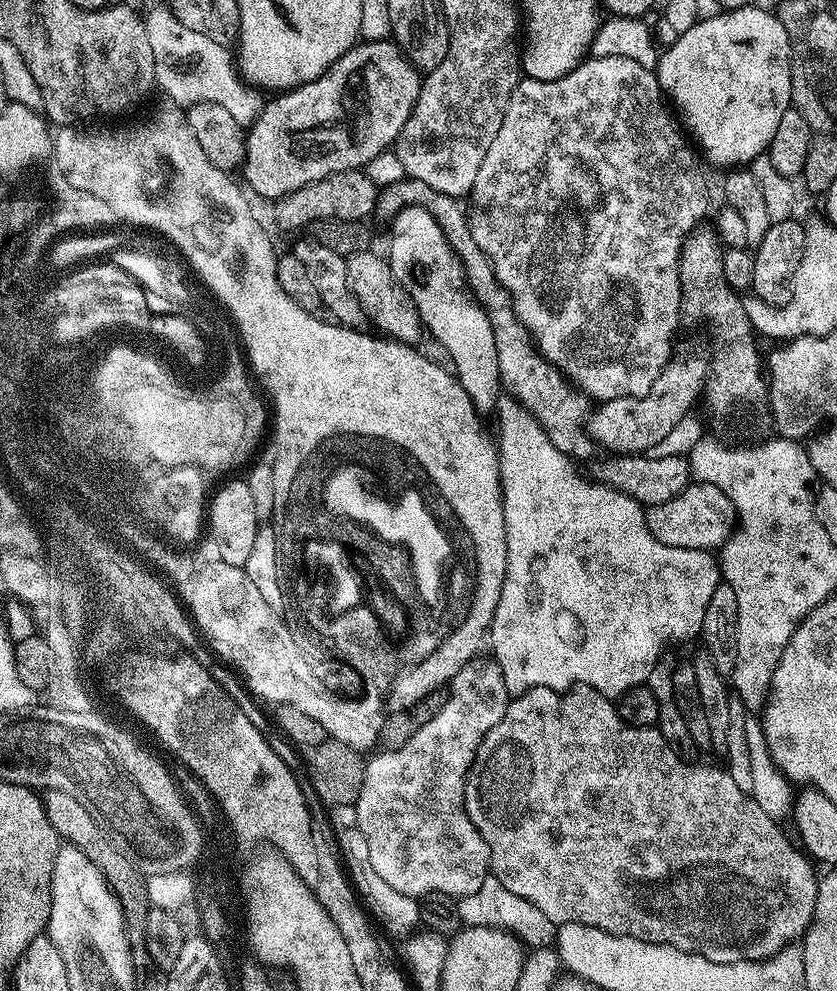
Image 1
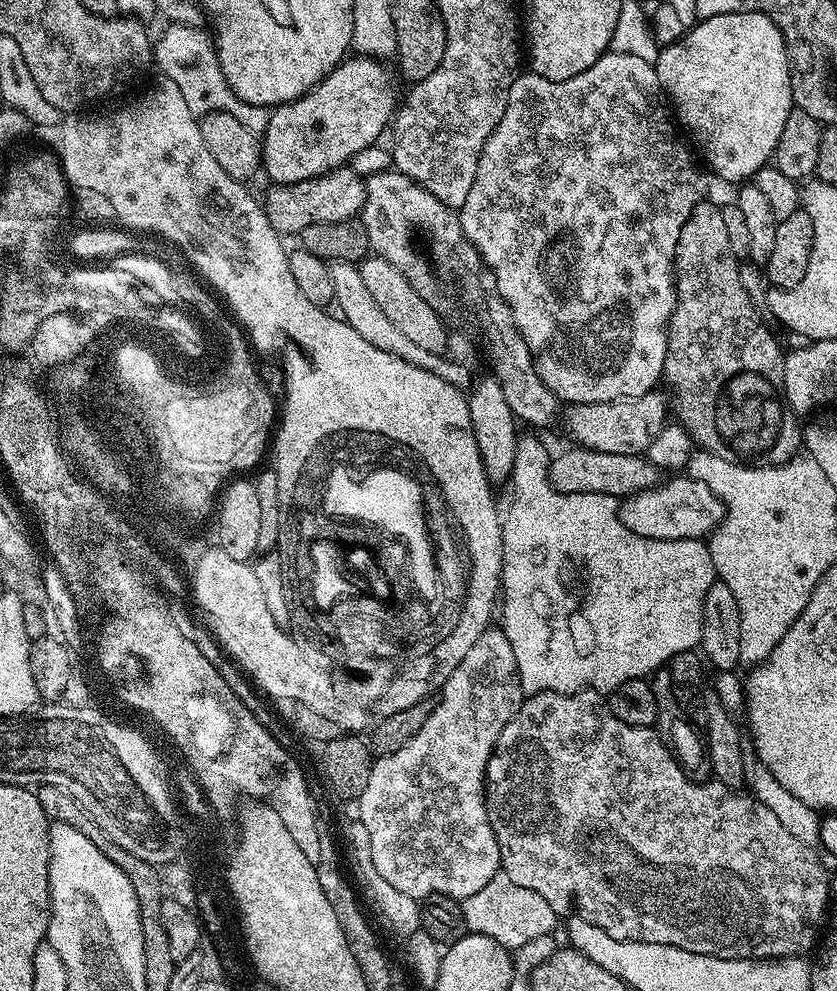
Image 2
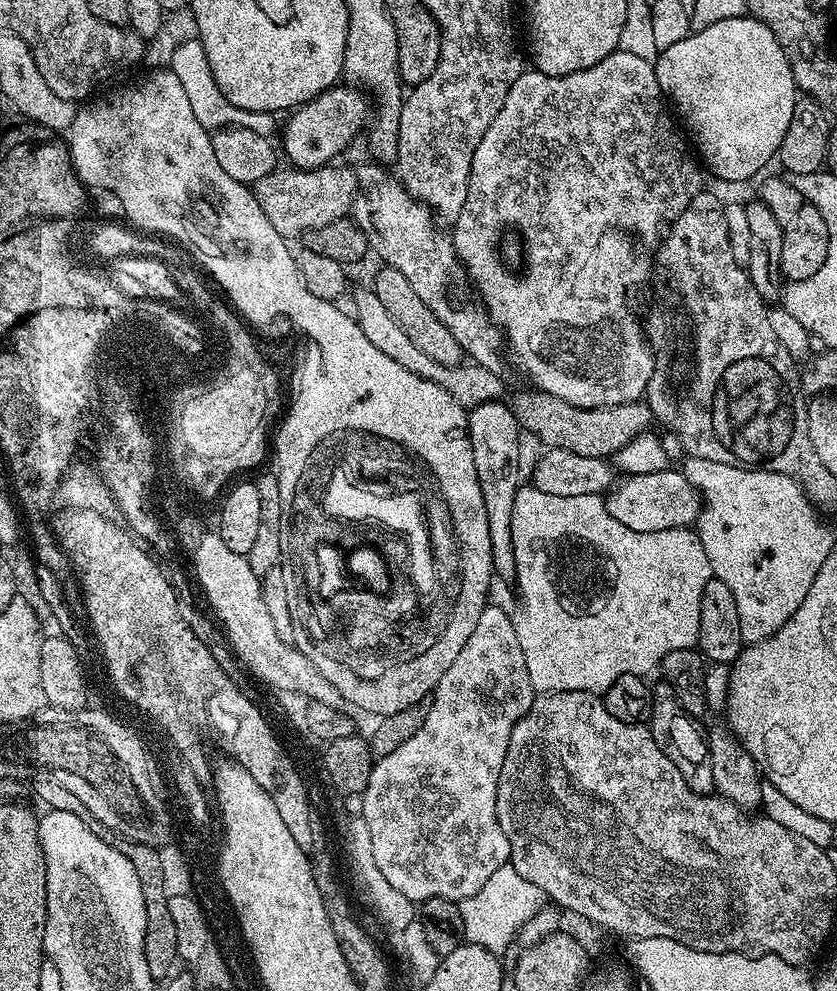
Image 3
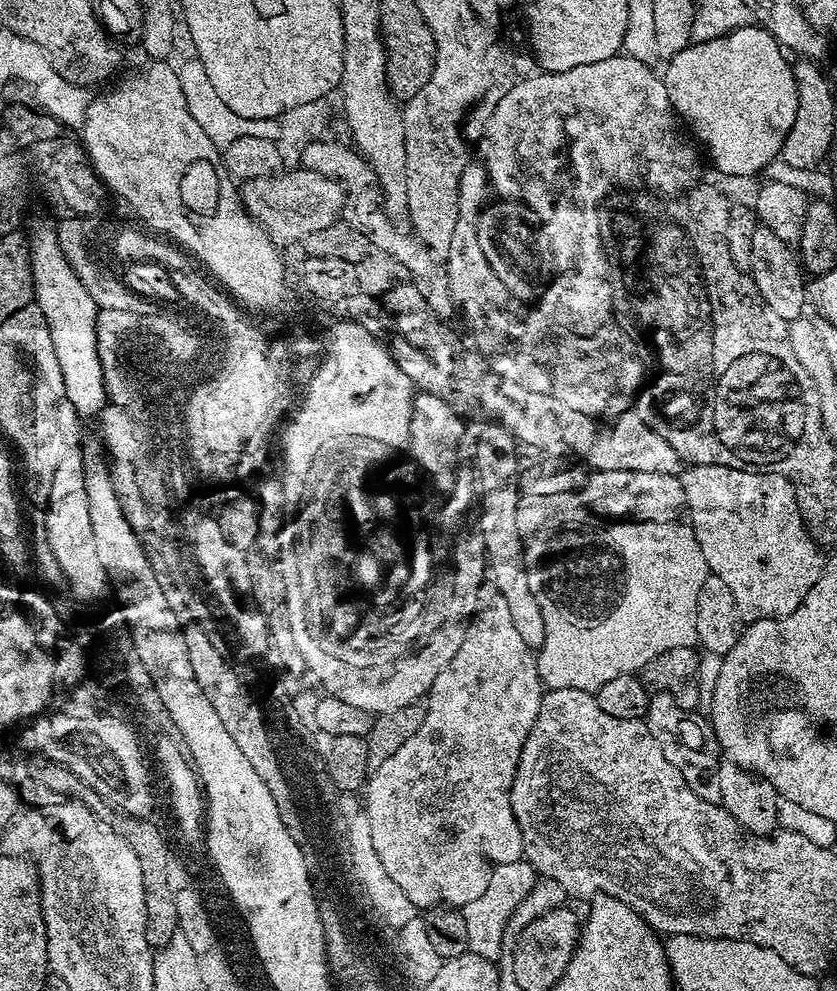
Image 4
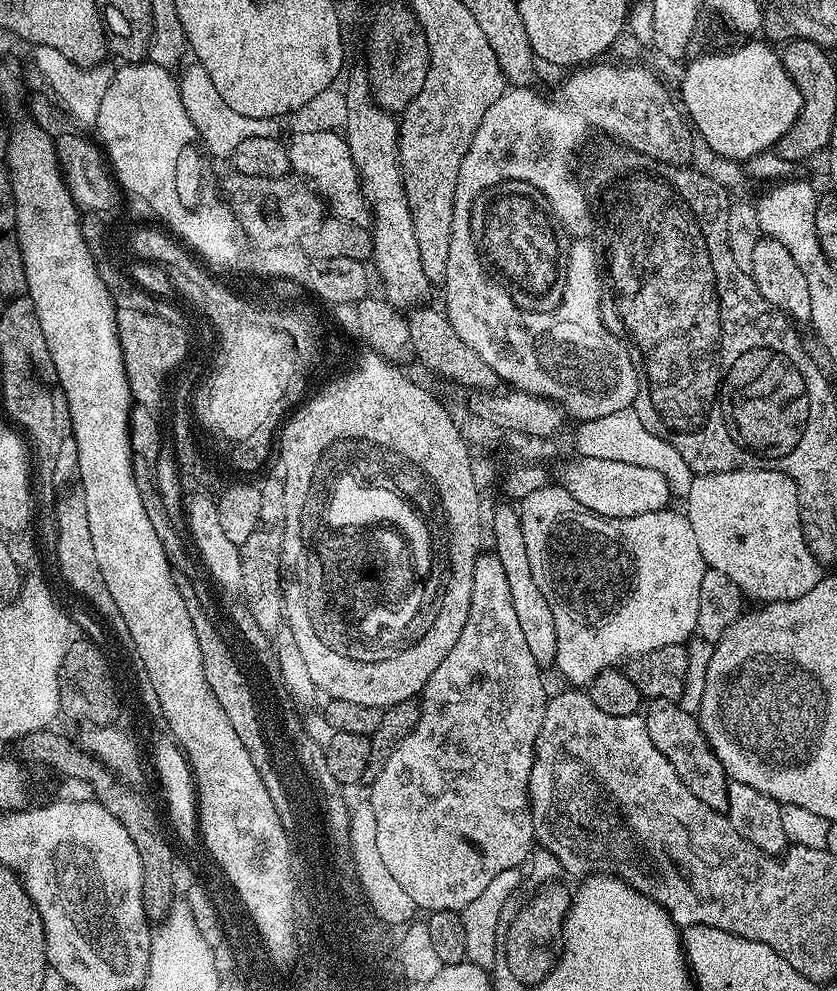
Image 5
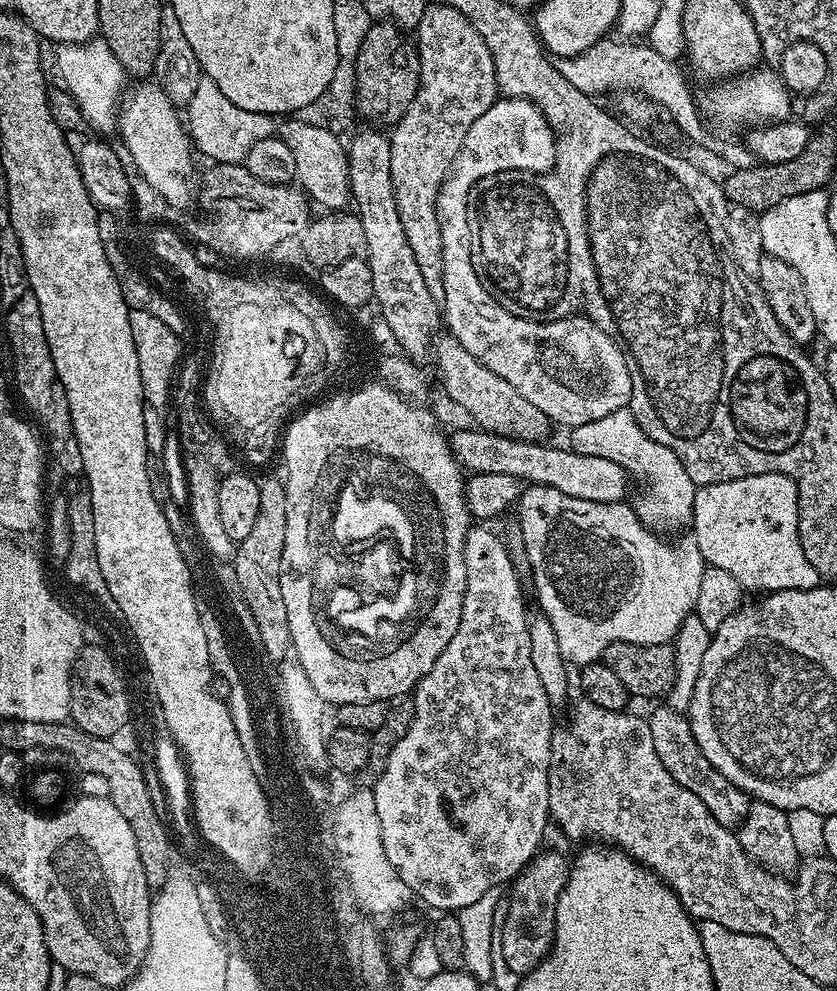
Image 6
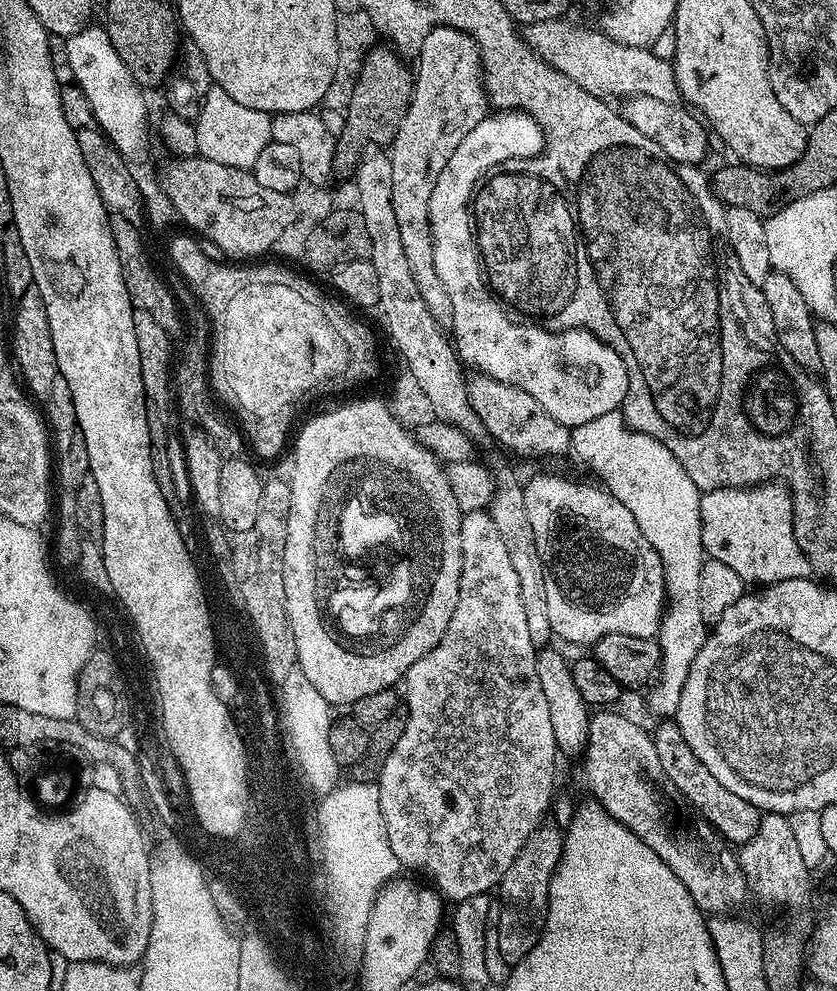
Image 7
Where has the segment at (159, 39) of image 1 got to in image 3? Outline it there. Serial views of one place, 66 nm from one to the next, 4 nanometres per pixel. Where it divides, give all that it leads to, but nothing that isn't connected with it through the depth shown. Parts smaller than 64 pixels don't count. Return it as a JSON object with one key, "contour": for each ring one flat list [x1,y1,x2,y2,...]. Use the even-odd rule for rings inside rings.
{"contour":[[191,39,182,41,173,50,170,70,178,74,178,82,182,82,182,87,186,89,188,101,194,109,194,118,198,118,198,122,202,122,202,126,209,130,245,128,254,130,254,134,271,137,277,117,270,112,242,110,242,106,234,106,234,102,230,102,230,98,226,98,226,94,218,90,218,82,214,82,214,74,210,74,210,62,206,62,206,50,200,45,199,39]]}

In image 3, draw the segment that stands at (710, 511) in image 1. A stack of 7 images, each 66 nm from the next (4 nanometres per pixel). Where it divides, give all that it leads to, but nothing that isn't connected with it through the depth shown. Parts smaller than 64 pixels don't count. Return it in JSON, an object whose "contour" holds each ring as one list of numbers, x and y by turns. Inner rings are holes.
{"contour":[[665,470,663,472,642,472,628,474,624,481,617,483,607,493,606,503,610,514,630,526,635,532,653,532,654,530,674,530,695,525,700,519,702,501,696,487,684,477,683,471]]}

